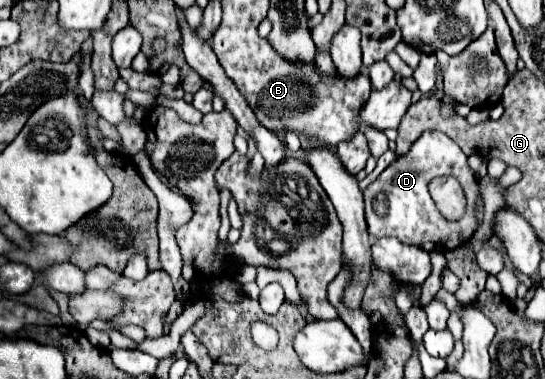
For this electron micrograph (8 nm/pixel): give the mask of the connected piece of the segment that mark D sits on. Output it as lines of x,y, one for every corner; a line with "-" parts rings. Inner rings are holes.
425,132
421,138
411,146
409,154
399,156
391,166
387,166
379,178
369,184
363,192
365,196
365,220
369,226
369,234
375,238
381,236
395,236
403,244
419,246
427,252
445,254
463,246
473,232
477,230
475,218
475,200
479,194
479,182
475,180
473,172
467,166
467,156
463,150
449,140
447,134
441,132
-
435,176
455,176
465,192
467,210
461,220
447,220
435,206
433,198
427,192
427,184

